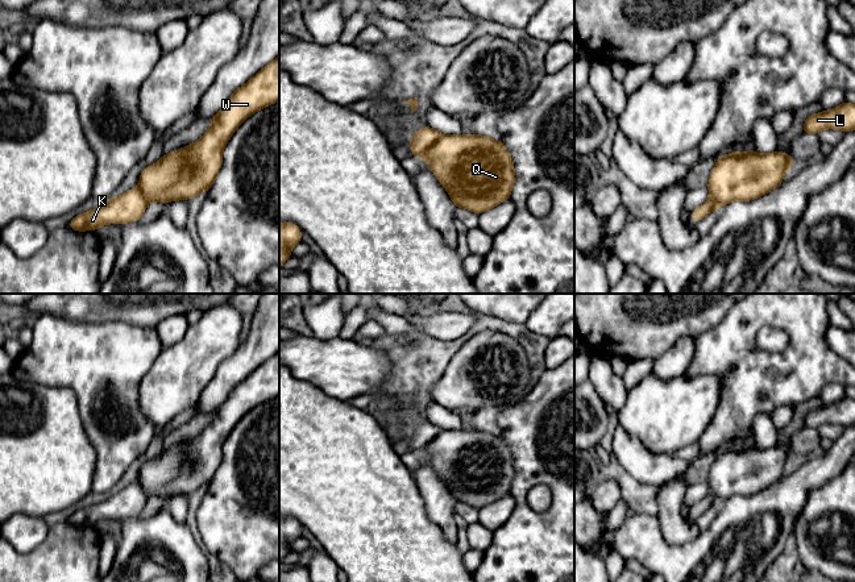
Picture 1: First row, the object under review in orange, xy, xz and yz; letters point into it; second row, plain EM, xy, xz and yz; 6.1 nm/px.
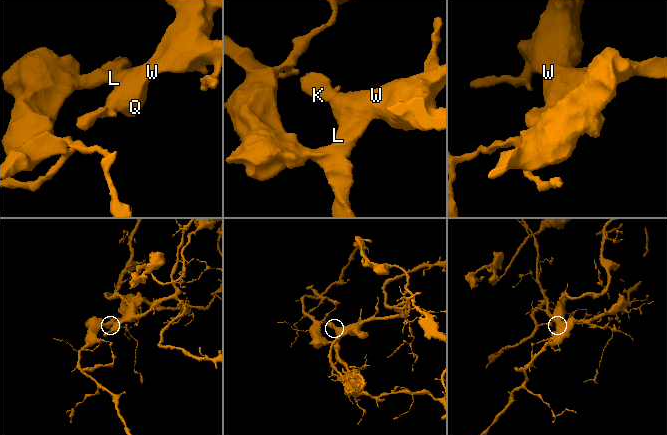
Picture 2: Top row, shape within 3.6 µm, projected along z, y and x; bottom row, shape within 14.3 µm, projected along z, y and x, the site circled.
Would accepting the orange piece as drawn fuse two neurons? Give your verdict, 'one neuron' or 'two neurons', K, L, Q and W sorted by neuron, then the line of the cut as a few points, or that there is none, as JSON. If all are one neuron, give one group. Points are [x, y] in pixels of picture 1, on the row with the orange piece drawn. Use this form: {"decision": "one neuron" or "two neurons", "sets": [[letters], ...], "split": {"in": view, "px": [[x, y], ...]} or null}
{"decision": "two neurons", "sets": [["K"], ["L", "Q", "W"]], "split": {"in": "xz", "px": [[441, 134], [419, 157]]}}

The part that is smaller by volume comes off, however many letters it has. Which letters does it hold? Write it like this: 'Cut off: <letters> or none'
Cut off: K

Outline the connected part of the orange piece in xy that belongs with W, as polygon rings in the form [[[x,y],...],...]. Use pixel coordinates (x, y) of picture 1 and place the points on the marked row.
[[[279,55],[236,90],[211,119],[207,133],[196,142],[148,166],[138,190],[149,201],[184,200],[212,187],[223,165],[223,150],[241,122],[254,112],[279,101]]]

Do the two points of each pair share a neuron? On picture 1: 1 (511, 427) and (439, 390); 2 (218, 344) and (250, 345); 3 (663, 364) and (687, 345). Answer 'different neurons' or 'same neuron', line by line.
1: different neurons
2: different neurons
3: same neuron

